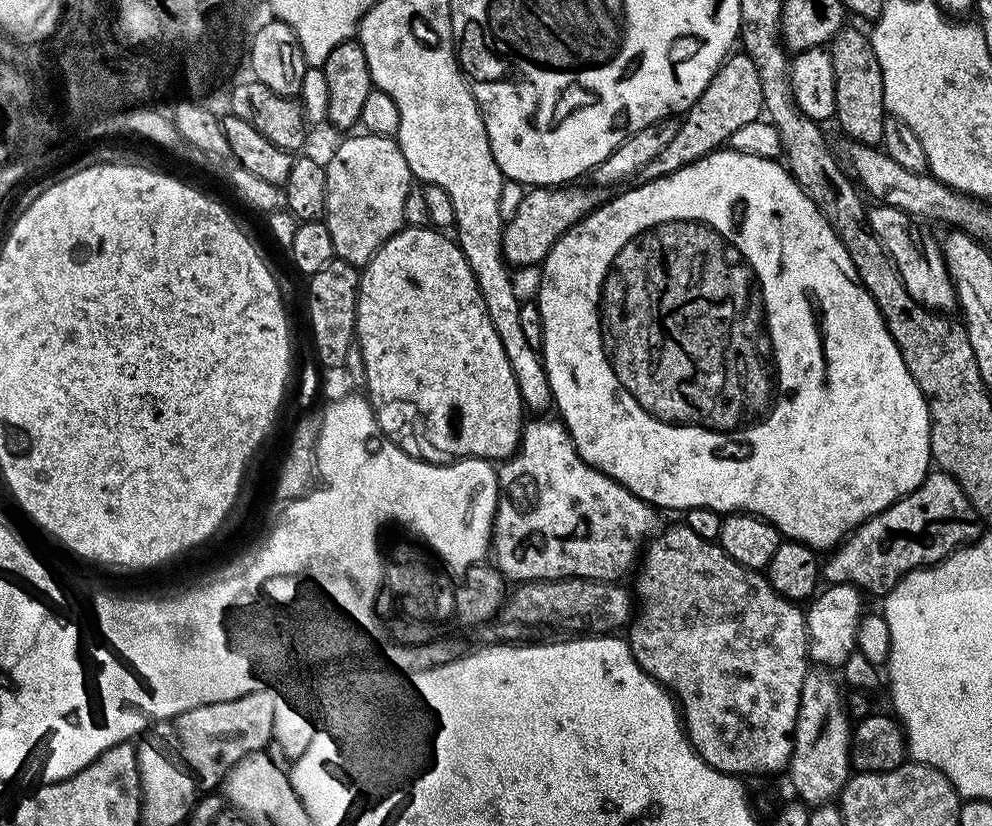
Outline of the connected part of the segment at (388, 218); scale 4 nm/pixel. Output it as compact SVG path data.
M348 134L326 160L326 206L323 221L334 242L335 259L357 266L368 263L389 238L405 227L402 206L414 177L400 144L391 136Z

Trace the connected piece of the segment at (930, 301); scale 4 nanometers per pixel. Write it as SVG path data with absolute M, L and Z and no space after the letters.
M877 203L872 207L869 207L866 212L868 229L876 237L877 242L884 247L889 260L895 264L896 271L900 273L908 293L925 308L945 314L951 313L957 307L956 287L952 285L952 279L937 237L935 240L932 236L923 236L916 229L917 221L907 212L882 203Z

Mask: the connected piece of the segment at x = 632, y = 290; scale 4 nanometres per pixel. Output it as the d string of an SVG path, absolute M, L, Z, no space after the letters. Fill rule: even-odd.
M717 150L709 156L703 156L693 164L687 164L685 168L678 169L668 176L660 176L657 180L640 182L637 188L616 196L612 201L601 203L596 211L589 212L584 219L580 220L550 250L550 254L542 265L544 273L540 276L540 300L538 307L541 314L541 326L543 328L542 359L544 369L550 378L550 390L554 401L555 411L559 419L568 430L572 438L572 445L578 450L580 457L591 466L599 468L610 478L614 478L622 486L629 488L638 498L642 498L648 504L657 509L680 508L712 508L721 514L735 514L746 512L754 516L760 516L768 520L779 530L781 537L789 540L797 540L803 544L809 544L817 550L832 550L839 545L840 541L856 531L856 527L865 524L872 516L879 512L885 512L895 500L900 500L906 494L910 494L917 486L928 477L932 459L932 443L930 442L930 430L932 423L928 417L928 403L924 400L922 390L914 382L910 370L906 370L906 362L902 362L902 354L890 334L886 330L886 322L864 285L853 275L850 254L842 246L838 234L826 222L826 218L818 210L818 206L802 190L802 186L792 177L792 173L779 159L767 160L758 158L754 154L742 154L731 150Z

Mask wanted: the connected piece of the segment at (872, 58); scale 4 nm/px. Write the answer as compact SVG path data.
M846 26L836 35L830 45L832 61L834 62L834 98L836 99L835 123L840 123L840 128L857 144L869 146L879 145L882 141L884 118L884 87L882 86L882 66L878 66L878 58L872 49L872 41L867 35L864 36L858 29Z

